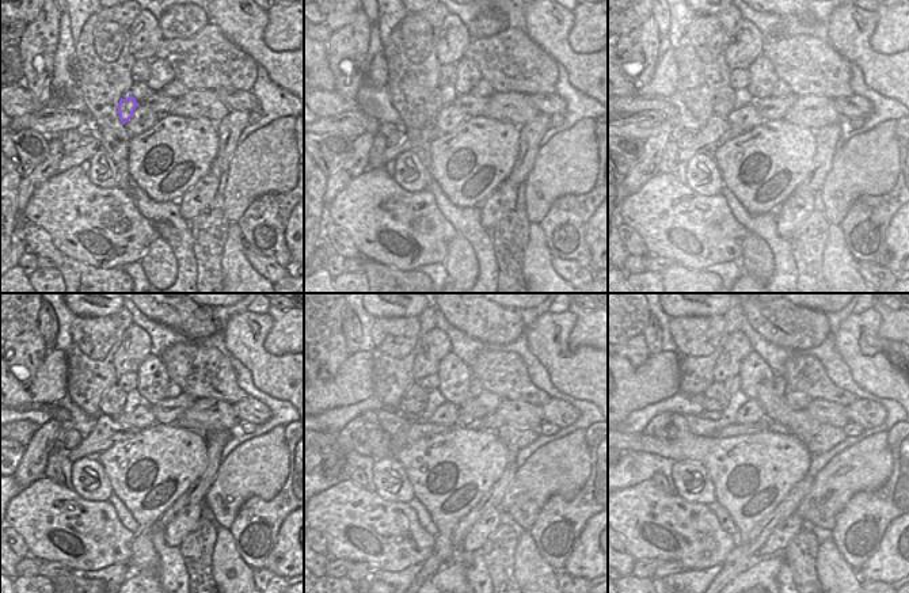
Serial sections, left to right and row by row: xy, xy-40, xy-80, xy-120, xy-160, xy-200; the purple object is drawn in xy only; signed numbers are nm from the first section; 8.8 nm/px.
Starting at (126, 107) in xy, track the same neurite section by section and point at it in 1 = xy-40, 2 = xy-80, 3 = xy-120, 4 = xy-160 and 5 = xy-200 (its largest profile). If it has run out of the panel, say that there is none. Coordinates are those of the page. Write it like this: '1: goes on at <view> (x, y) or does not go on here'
1: goes on at xy-40 (432, 106)
2: goes on at xy-80 (723, 105)
3: goes on at xy-120 (113, 400)
4: goes on at xy-160 (414, 399)
5: goes on at xy-200 (717, 398)

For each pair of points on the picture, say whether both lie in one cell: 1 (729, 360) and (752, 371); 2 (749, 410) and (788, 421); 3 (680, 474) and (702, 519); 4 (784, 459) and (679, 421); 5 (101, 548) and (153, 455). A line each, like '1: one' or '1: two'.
1: two
2: two
3: two
4: one
5: two

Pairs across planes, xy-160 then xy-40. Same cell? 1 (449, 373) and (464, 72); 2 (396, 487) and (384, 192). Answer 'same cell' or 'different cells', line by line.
1: same cell
2: different cells

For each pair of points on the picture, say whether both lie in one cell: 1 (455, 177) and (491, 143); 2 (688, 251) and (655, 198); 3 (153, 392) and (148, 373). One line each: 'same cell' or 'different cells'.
1: same cell
2: same cell
3: same cell

